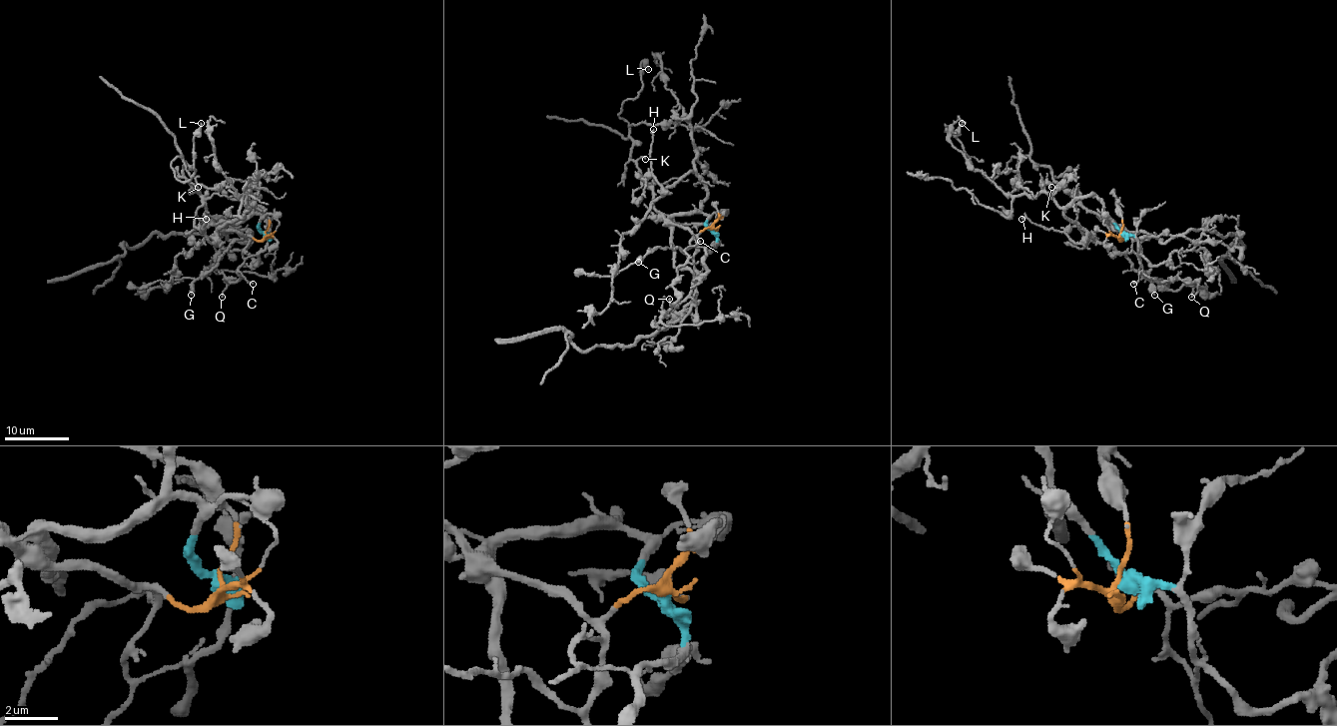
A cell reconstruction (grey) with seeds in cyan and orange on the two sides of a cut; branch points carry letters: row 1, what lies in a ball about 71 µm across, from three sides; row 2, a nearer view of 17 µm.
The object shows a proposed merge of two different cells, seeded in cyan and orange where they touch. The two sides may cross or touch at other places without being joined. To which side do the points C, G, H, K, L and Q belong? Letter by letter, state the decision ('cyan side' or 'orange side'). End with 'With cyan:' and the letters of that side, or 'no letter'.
C: orange side
G: orange side
H: cyan side
K: orange side
L: orange side
Q: orange side
With cyan: H

